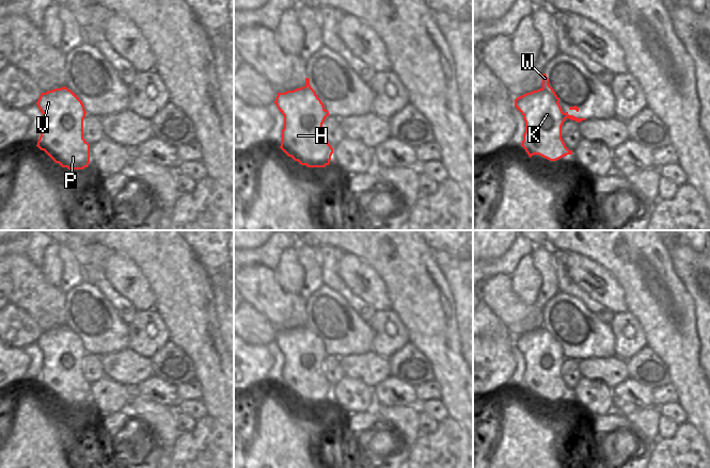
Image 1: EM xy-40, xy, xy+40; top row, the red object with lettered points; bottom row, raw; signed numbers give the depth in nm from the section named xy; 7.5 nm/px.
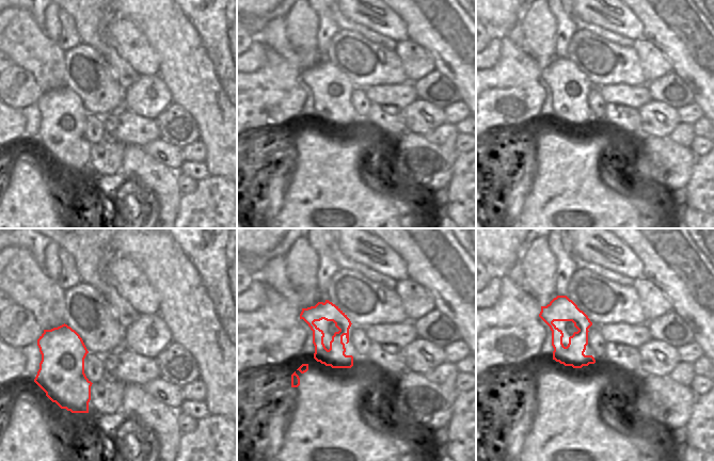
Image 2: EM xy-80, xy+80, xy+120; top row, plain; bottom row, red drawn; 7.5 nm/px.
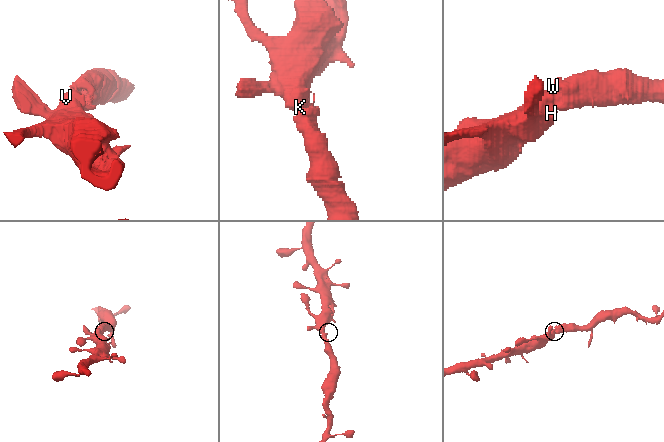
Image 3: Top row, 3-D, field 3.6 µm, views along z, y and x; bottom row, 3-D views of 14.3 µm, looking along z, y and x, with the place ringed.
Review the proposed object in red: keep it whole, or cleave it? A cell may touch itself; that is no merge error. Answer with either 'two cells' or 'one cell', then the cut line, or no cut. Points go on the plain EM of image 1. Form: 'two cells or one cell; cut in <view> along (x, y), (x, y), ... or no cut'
one cell; no cut

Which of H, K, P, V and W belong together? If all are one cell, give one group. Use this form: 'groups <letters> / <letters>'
groups H K P V W

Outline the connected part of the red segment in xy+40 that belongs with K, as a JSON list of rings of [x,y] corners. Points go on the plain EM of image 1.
[[[542,312],[541,327],[515,338],[515,345],[525,360],[521,384],[530,397],[539,393],[550,400],[556,400],[572,393],[572,389],[566,386],[562,377],[562,365],[566,357],[578,361],[586,357],[564,352],[558,341],[559,337],[550,325],[546,312]]]

